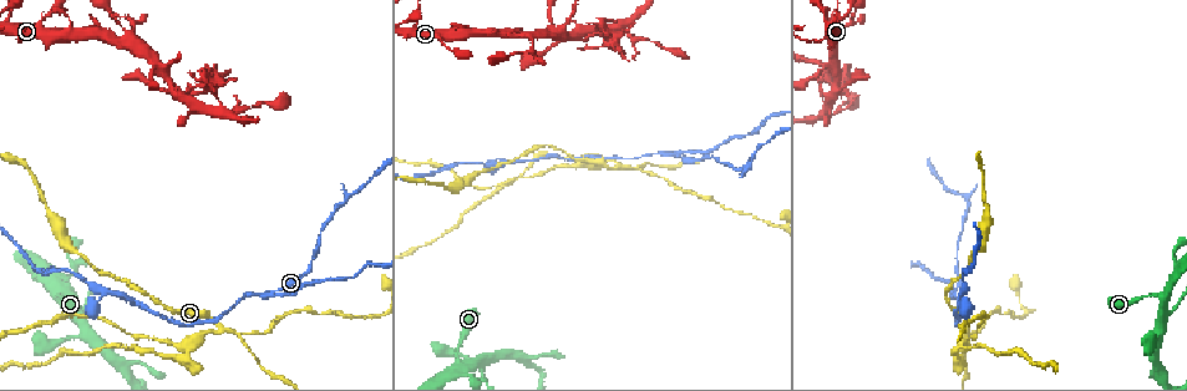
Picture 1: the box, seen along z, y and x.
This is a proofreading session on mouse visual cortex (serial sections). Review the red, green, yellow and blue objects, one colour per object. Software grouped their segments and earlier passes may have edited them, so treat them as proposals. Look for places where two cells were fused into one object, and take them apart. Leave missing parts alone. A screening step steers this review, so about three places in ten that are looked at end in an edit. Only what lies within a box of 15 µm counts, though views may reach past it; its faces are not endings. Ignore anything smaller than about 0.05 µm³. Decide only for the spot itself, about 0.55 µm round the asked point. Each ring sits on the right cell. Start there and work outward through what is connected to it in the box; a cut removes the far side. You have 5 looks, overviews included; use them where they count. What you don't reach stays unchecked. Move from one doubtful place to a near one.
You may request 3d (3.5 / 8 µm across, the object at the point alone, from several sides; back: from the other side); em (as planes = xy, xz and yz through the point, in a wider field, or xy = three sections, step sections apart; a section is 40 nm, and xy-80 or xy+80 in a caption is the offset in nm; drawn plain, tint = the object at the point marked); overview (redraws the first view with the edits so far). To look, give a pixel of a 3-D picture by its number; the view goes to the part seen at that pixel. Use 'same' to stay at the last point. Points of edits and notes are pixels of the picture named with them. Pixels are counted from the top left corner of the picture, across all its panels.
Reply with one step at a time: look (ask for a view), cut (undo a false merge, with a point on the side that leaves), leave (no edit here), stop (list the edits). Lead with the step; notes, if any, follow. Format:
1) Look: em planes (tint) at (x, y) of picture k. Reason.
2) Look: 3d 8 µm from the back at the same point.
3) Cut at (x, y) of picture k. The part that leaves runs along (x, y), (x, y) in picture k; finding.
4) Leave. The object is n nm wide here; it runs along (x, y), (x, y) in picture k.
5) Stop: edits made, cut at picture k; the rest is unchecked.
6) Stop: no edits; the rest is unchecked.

Look: 3d 3.5 µm at (621, 169) of picture 1. Abrupt turn.

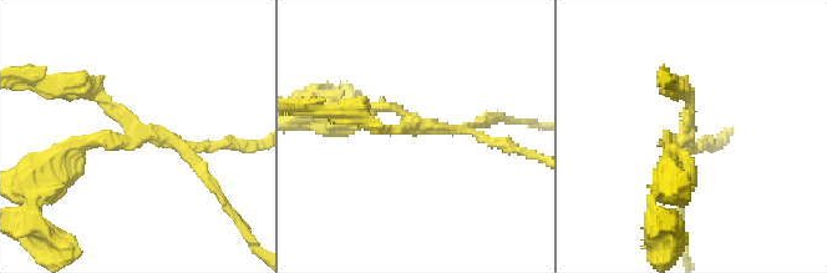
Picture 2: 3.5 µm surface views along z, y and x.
Look: em xy step 3 (tint) at (134, 129) of picture 2. Now the EM.

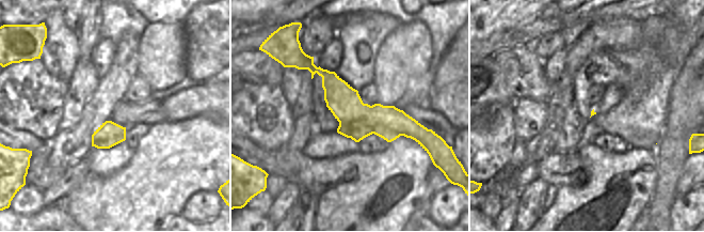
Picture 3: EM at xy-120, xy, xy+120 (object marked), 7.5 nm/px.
Cut at (87, 142) of picture 2. The arms are 150, 150, 200 nm wide; two cells meet here.

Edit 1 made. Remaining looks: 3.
Look: 3d 3.5 µm at (459, 363) of picture 1. A narrow waist.

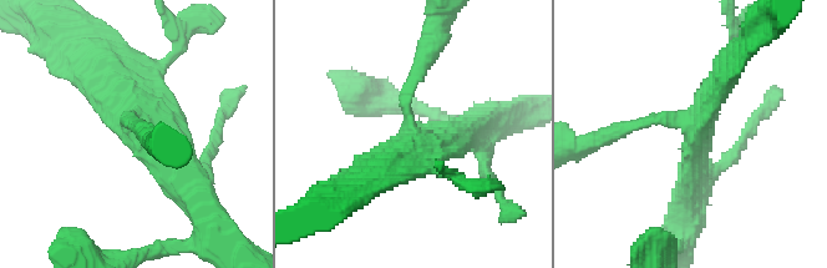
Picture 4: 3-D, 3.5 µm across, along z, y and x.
Look: em xy step 5 (tint) at (416, 135) of picture 4.

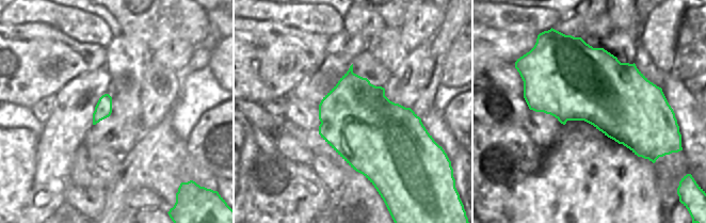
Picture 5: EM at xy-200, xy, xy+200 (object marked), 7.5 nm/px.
Look: em xy step 1 (tint) at the same point.

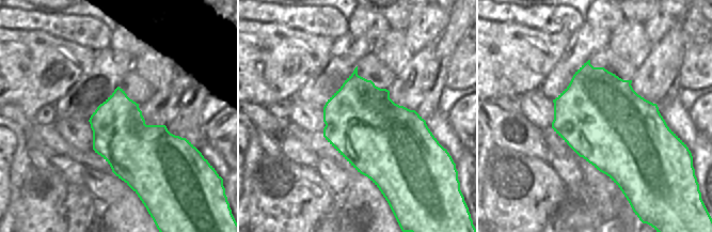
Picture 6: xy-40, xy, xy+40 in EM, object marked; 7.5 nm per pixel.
Leave. It runs along (624, 126), (701, 122), (691, 180) in picture 4; one cell here.

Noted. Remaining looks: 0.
Stop: edits made, cut at picture 2; the rest is unchecked.

